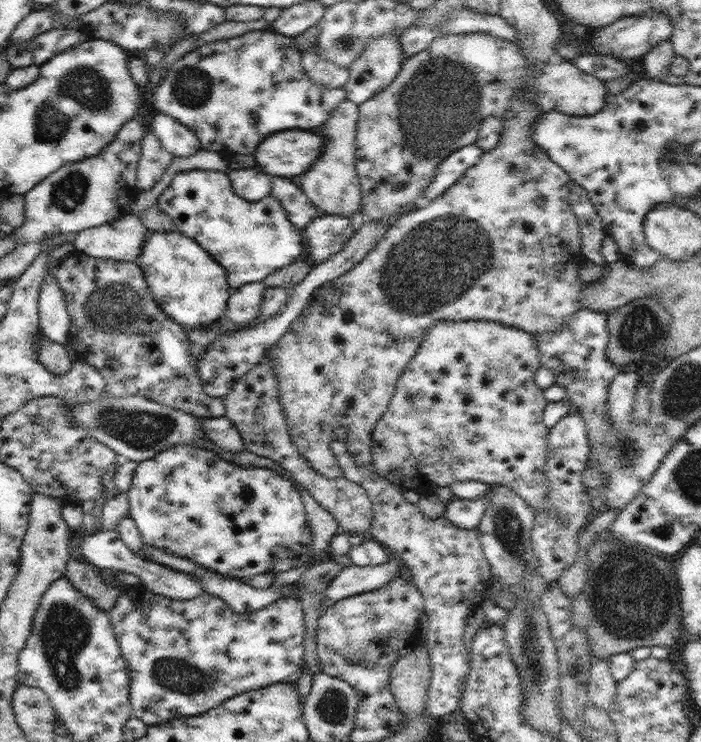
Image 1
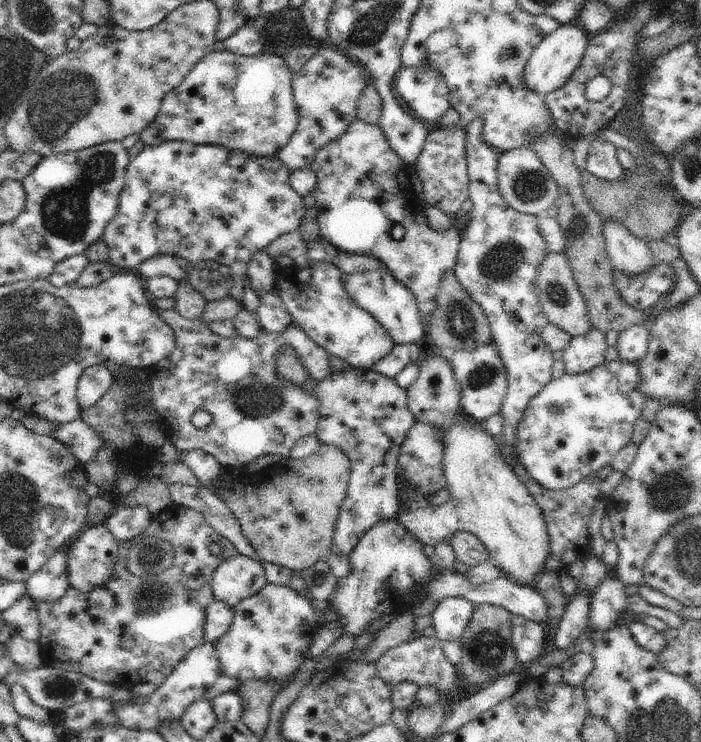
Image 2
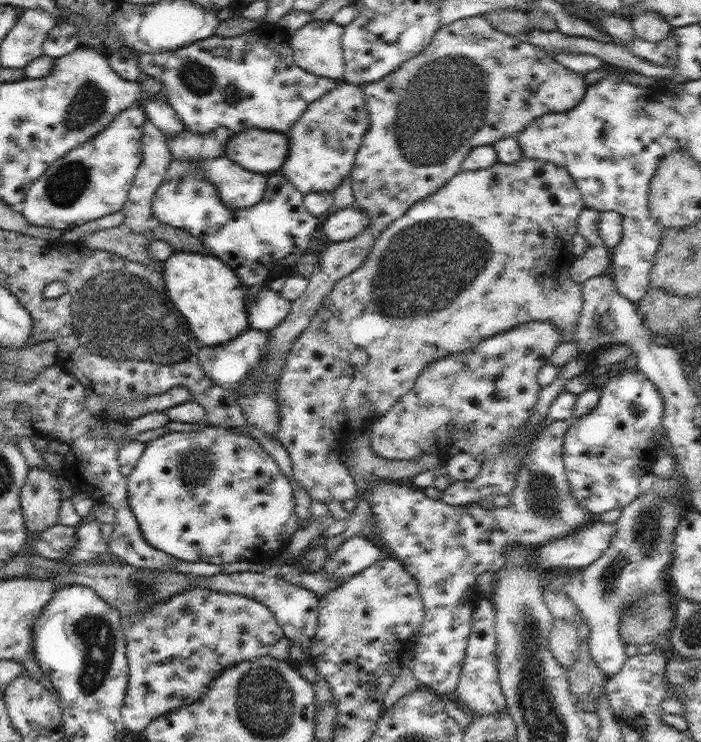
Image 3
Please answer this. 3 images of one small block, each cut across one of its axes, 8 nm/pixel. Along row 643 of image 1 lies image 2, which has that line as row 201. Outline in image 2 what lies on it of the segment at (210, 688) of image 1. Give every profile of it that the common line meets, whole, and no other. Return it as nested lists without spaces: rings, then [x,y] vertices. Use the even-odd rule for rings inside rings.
[[[167,141],[160,145],[145,146],[145,148],[132,160],[128,166],[122,191],[120,192],[119,204],[116,215],[110,220],[104,230],[103,242],[109,251],[110,264],[116,271],[134,271],[154,256],[169,255],[174,258],[182,257],[191,264],[201,261],[214,260],[219,265],[228,266],[231,269],[233,286],[229,296],[236,301],[243,298],[243,287],[247,274],[247,267],[252,256],[260,250],[266,249],[275,239],[284,234],[293,232],[300,227],[304,214],[308,208],[304,198],[300,197],[289,184],[290,170],[281,164],[276,156],[258,157],[243,151],[232,151],[219,145],[196,145],[185,141]]]

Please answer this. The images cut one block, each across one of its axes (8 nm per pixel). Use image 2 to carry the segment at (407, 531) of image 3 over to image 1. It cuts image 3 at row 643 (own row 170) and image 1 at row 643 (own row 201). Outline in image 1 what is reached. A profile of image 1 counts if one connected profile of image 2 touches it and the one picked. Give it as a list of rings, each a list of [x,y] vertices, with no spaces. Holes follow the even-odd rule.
[[[334,440],[330,444],[338,466],[344,471],[343,476],[364,486],[368,499],[372,504],[372,525],[370,525],[370,534],[378,542],[390,548],[407,571],[411,581],[417,586],[422,598],[424,599],[424,610],[428,616],[428,631],[425,631],[420,642],[425,644],[425,648],[430,652],[430,669],[432,671],[431,683],[428,689],[428,702],[424,712],[431,717],[433,721],[440,722],[449,718],[459,706],[460,686],[464,680],[464,674],[468,674],[469,664],[466,657],[466,648],[464,647],[464,632],[466,632],[466,618],[472,610],[480,607],[483,601],[483,593],[486,590],[486,582],[490,580],[491,566],[488,559],[484,556],[482,545],[479,542],[479,530],[460,528],[452,521],[448,520],[444,514],[436,518],[424,516],[422,510],[417,504],[410,504],[403,496],[402,489],[396,486],[396,483],[388,482],[386,477],[380,476],[373,465],[368,462],[360,466],[352,458],[351,451],[344,442]]]

